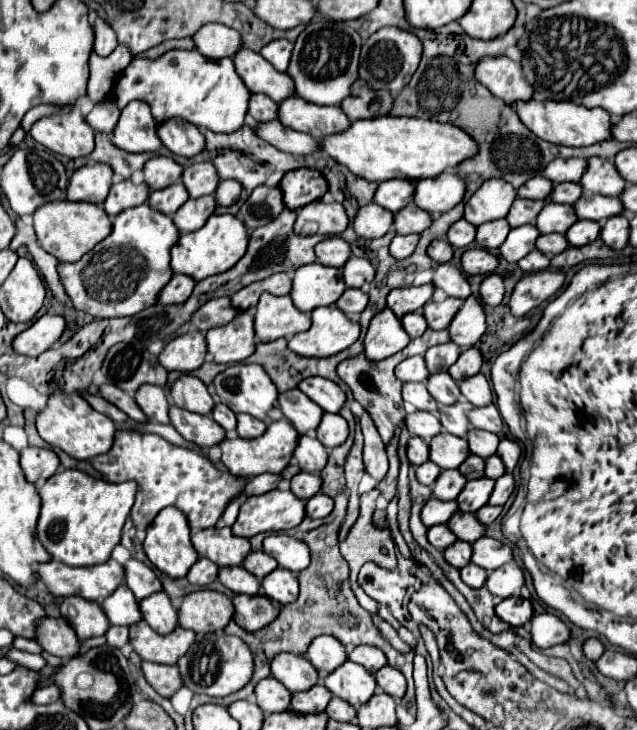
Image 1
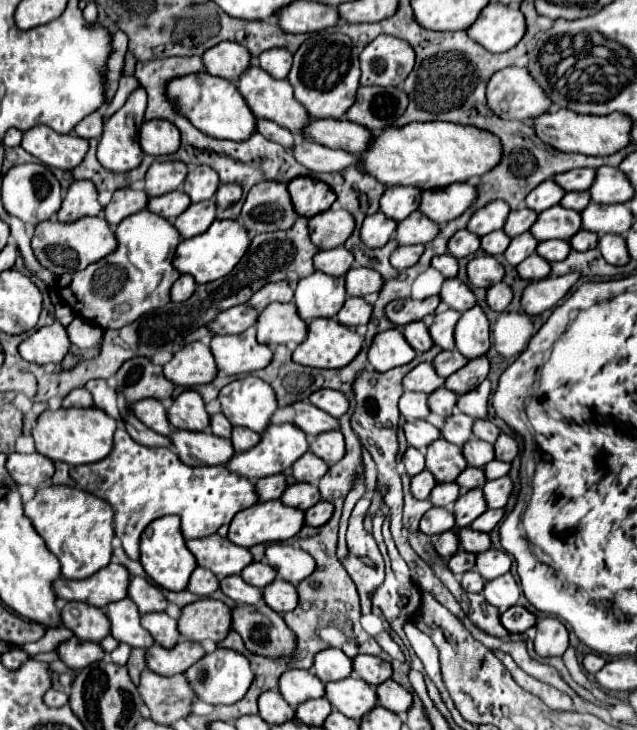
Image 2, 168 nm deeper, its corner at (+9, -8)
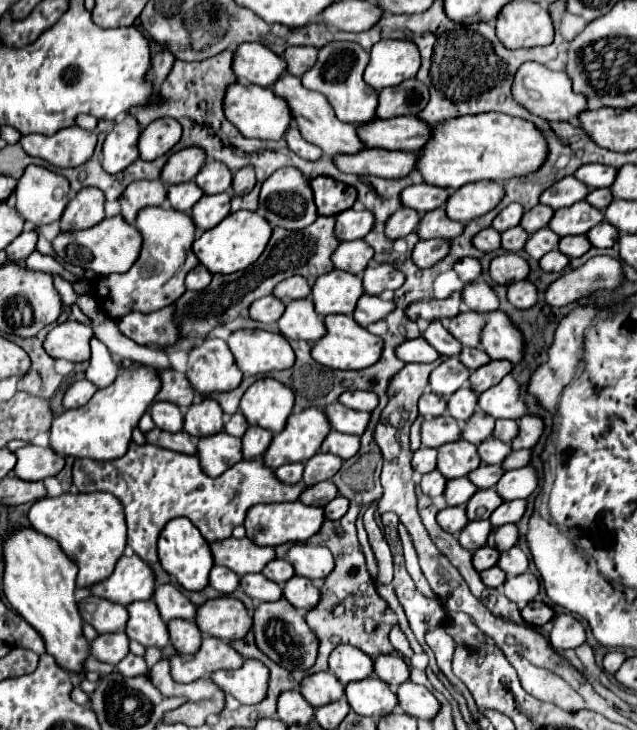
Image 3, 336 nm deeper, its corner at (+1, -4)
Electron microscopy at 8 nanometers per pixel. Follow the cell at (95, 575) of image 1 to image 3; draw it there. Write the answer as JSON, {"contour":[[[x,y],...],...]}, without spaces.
{"contour":[[[138,555],[132,557],[122,557],[116,563],[114,573],[102,581],[90,587],[92,595],[104,597],[112,603],[128,605],[134,601],[144,601],[152,599],[154,589],[156,589],[156,577],[154,571],[150,569],[148,563],[144,563]]]}

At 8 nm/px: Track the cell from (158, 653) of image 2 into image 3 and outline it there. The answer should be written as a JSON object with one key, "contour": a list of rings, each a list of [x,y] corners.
{"contour":[[[206,637],[202,647],[194,655],[174,655],[172,661],[172,677],[178,683],[192,683],[196,679],[208,677],[220,669],[240,669],[244,665],[242,655],[224,639]]]}

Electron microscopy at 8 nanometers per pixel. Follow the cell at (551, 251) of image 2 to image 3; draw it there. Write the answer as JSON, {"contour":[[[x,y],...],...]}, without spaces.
{"contour":[[[568,235],[560,239],[558,249],[568,255],[568,257],[582,257],[588,249],[592,247],[592,243],[588,241],[586,235]]]}

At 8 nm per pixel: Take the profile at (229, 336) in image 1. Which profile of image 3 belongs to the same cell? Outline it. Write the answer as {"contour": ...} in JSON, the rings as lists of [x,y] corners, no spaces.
{"contour":[[[260,329],[234,331],[228,339],[228,347],[244,375],[282,371],[296,361],[290,343],[280,333]]]}

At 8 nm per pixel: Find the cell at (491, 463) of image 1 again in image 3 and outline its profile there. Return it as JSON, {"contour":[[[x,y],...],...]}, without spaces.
{"contour":[[[532,449],[512,451],[512,453],[504,459],[502,467],[504,467],[506,471],[508,471],[508,469],[520,469],[520,467],[524,467],[524,465],[528,465],[528,463],[530,463],[530,457],[532,457]]]}

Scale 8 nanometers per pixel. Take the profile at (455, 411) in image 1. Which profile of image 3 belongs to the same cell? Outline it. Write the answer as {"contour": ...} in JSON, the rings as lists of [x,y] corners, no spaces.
{"contour":[[[478,409],[478,411],[472,415],[472,419],[468,419],[468,423],[464,425],[464,429],[462,429],[462,439],[468,441],[468,443],[474,443],[474,445],[480,445],[480,443],[486,441],[488,437],[492,437],[494,425],[496,425],[496,419],[492,419],[490,415],[486,415],[484,411]]]}

